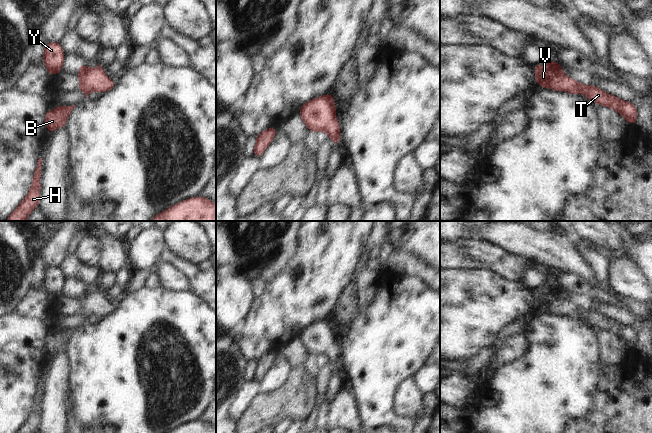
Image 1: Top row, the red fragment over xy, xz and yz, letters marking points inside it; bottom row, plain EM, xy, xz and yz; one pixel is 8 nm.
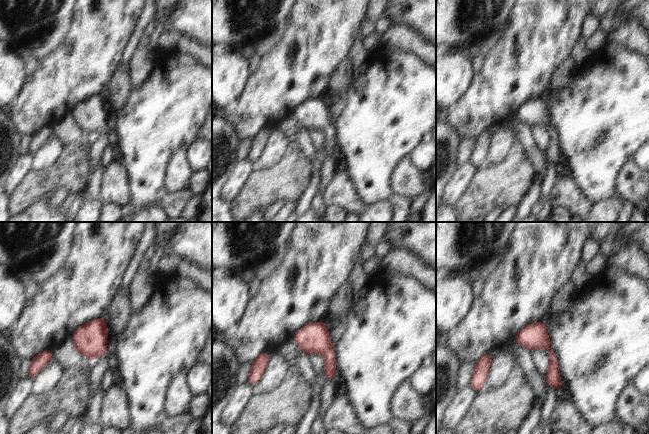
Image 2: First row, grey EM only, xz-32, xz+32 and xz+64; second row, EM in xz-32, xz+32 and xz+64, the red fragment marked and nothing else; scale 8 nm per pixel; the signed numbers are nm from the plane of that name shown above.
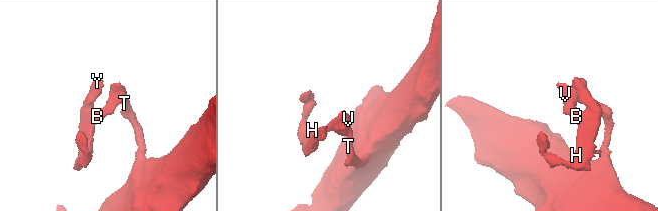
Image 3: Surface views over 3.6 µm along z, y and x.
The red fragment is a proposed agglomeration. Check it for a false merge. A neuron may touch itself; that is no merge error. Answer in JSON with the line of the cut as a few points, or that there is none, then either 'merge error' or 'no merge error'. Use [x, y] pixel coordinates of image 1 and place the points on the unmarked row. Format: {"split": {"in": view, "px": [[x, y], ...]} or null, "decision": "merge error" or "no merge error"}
{"split": null, "decision": "no merge error"}

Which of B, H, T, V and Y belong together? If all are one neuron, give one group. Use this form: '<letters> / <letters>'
B H T V Y

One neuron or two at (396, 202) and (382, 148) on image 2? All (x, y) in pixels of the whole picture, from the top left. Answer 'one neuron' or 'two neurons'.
one neuron

